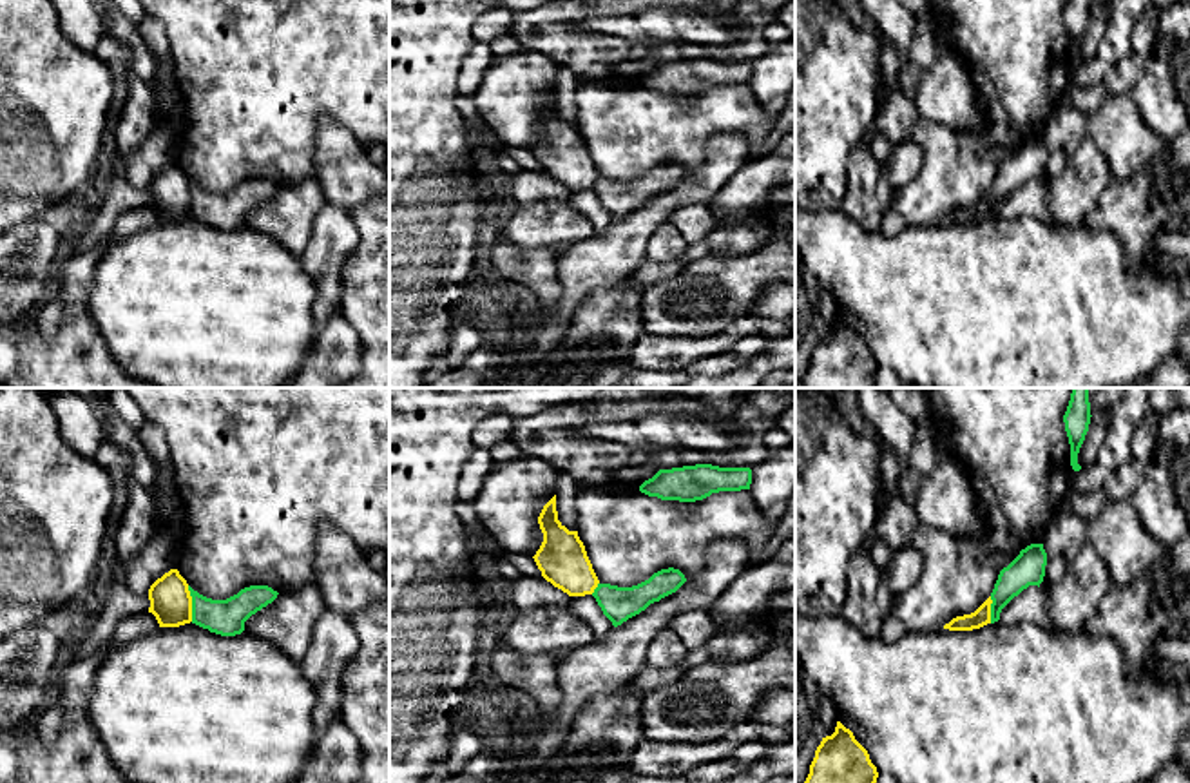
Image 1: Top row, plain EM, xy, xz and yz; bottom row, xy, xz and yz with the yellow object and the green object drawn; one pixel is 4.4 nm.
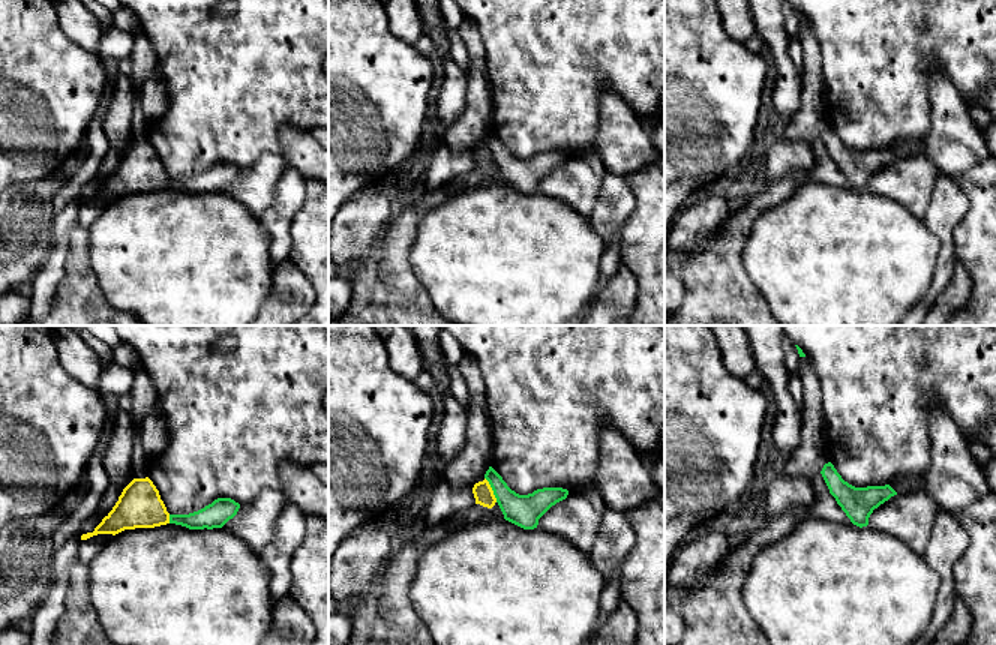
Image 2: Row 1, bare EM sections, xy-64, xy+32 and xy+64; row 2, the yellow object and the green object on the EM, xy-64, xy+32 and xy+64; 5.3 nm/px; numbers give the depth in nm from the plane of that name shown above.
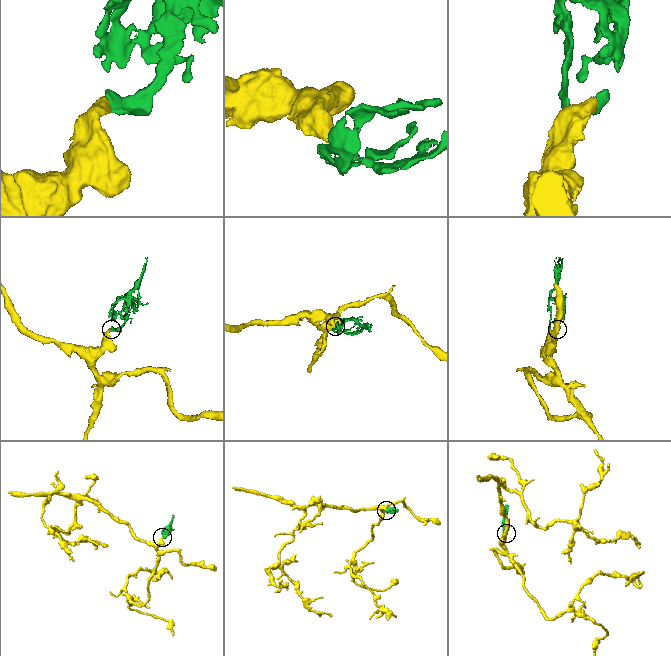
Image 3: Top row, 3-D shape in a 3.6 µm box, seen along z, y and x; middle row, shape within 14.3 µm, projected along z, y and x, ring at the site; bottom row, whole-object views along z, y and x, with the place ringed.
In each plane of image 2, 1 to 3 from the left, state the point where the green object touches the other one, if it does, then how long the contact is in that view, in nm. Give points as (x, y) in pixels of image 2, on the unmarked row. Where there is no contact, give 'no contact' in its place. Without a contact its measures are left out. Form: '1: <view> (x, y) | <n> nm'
1: xy-64 (168, 183) | 50 nm
2: xy+32 (491, 153) | 150 nm
3: no contact

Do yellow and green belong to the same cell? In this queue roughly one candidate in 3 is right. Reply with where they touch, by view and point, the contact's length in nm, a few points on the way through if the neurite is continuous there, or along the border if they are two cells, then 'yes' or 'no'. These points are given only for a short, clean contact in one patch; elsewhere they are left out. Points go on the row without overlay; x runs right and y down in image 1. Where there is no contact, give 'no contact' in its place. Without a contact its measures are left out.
contact xy (191, 198); length 160 nm; border xy (187, 180), (192, 214); no

